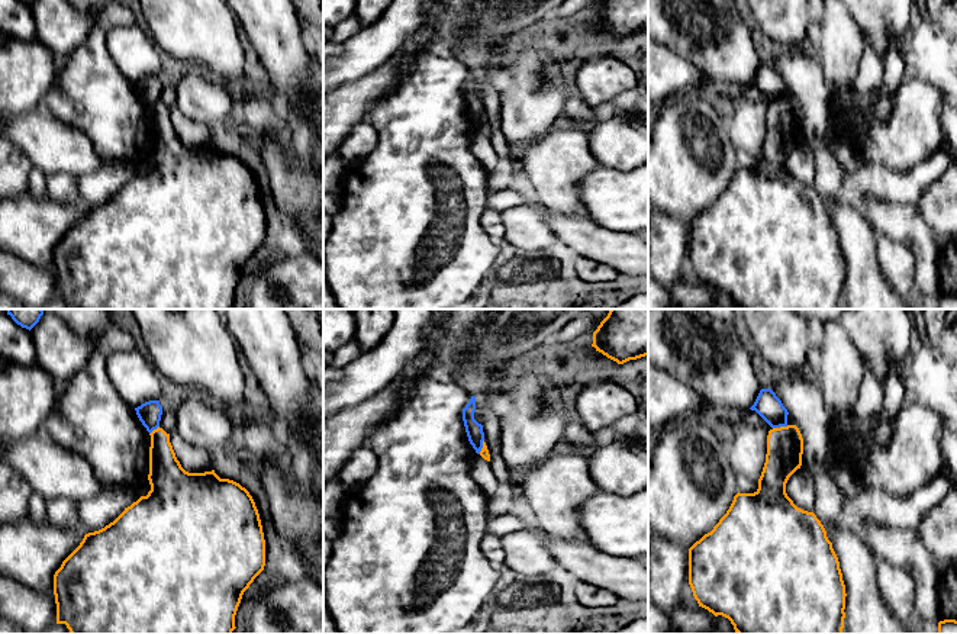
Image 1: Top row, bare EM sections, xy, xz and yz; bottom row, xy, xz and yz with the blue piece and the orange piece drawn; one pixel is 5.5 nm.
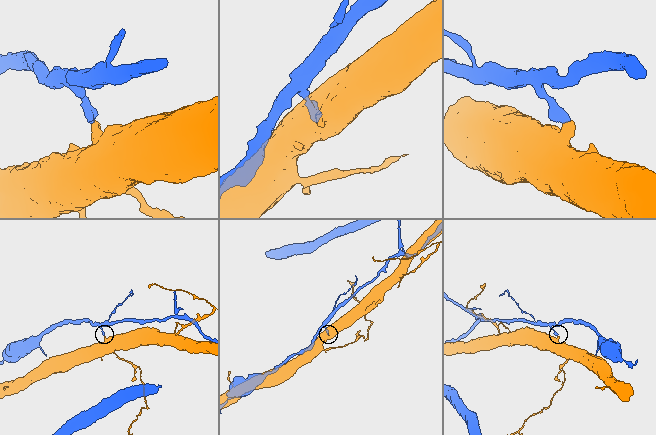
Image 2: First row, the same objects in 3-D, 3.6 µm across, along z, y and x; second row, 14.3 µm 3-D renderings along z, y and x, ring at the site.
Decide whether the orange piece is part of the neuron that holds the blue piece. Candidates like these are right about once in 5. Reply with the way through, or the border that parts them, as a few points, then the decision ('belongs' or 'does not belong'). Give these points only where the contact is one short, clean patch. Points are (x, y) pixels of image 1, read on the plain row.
border along yz (788, 100), (773, 103); does not belong

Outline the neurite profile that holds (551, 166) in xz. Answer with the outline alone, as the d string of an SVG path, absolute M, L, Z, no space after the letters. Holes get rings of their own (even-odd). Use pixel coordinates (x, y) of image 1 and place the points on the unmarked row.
M551 129L525 145L516 171L539 206L589 216L579 183L596 165L586 129Z

